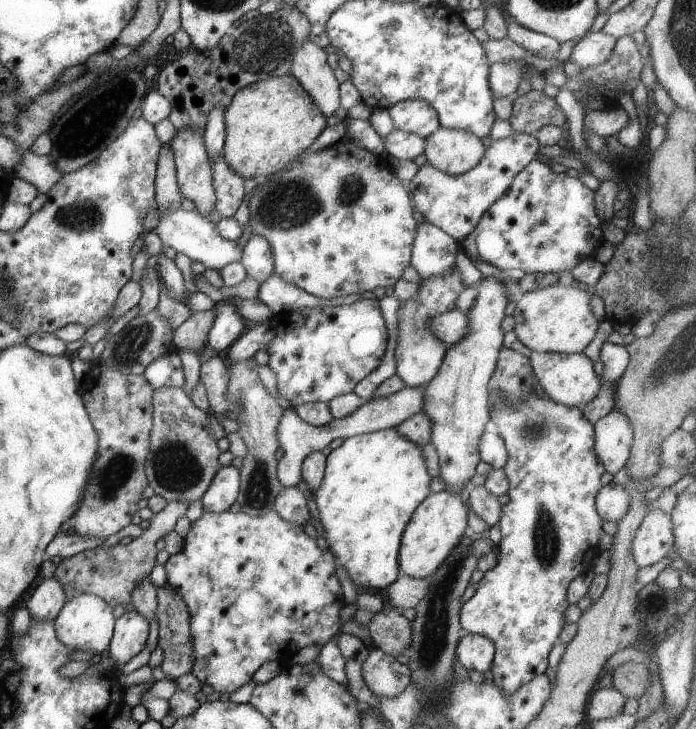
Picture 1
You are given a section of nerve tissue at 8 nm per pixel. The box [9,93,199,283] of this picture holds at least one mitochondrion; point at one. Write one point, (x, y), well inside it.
(81, 215)

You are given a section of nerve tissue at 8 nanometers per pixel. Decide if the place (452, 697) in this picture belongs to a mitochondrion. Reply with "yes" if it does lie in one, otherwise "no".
yes

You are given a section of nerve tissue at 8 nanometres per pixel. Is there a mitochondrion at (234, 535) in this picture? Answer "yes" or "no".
no

